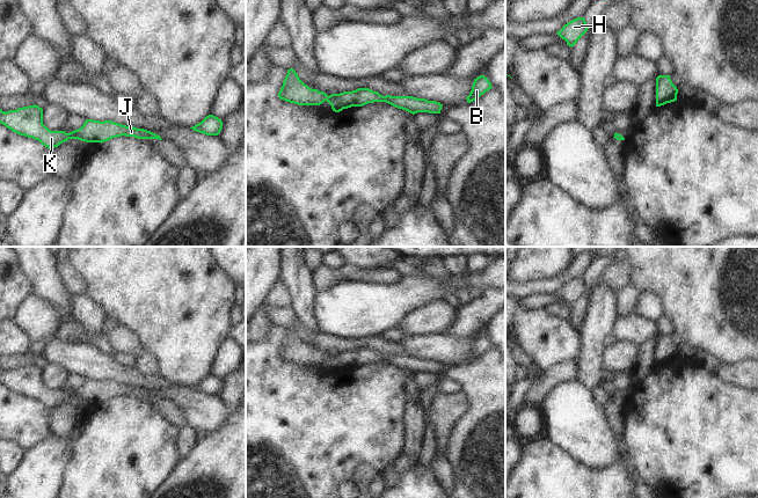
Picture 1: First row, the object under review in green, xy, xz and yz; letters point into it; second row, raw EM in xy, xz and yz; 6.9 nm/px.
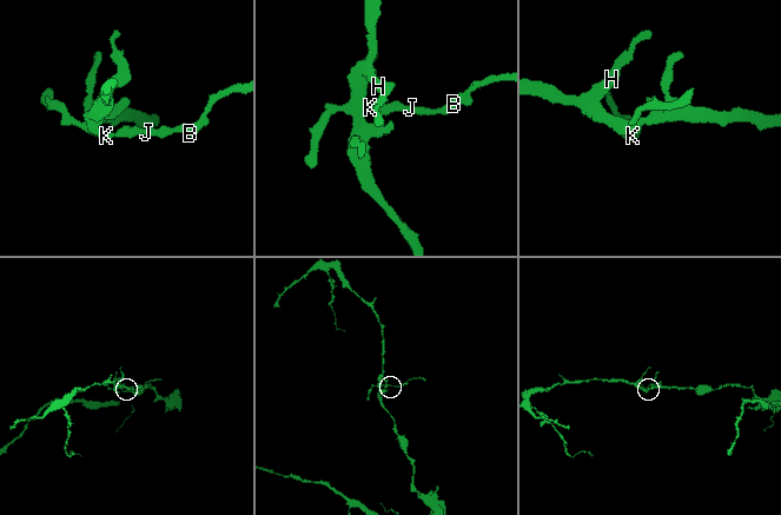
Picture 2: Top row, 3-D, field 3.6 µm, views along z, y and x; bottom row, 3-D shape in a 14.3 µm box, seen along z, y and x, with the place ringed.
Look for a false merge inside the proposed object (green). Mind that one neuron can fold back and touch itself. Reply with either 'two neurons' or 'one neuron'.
one neuron

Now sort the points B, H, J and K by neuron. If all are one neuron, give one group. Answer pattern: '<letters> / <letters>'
B H J K

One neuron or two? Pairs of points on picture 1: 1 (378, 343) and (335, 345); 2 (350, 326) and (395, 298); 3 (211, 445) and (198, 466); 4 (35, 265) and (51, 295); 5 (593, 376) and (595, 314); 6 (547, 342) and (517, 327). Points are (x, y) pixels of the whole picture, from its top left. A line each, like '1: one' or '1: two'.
1: one
2: one
3: one
4: one
5: one
6: one

